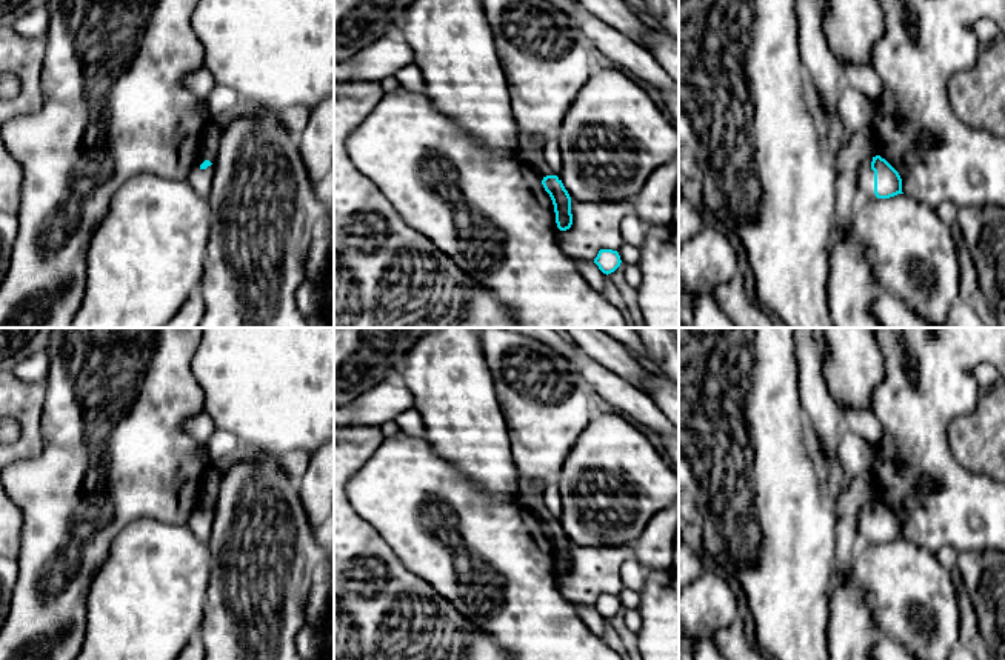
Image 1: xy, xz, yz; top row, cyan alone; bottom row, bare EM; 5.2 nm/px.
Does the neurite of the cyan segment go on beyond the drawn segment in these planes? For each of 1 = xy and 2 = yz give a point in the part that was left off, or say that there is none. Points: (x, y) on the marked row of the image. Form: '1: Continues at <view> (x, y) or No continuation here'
1: No continuation here
2: No continuation here

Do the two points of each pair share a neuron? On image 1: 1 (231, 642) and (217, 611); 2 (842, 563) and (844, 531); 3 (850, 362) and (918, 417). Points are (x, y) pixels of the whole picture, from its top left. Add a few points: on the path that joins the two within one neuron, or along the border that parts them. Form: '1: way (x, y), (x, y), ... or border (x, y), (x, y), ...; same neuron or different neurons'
1: way (231, 634), (231, 625), (225, 619); same neuron
2: way (844, 556), (844, 539); same neuron
3: border (881, 348), (884, 379), (873, 391), (870, 410); different neurons

